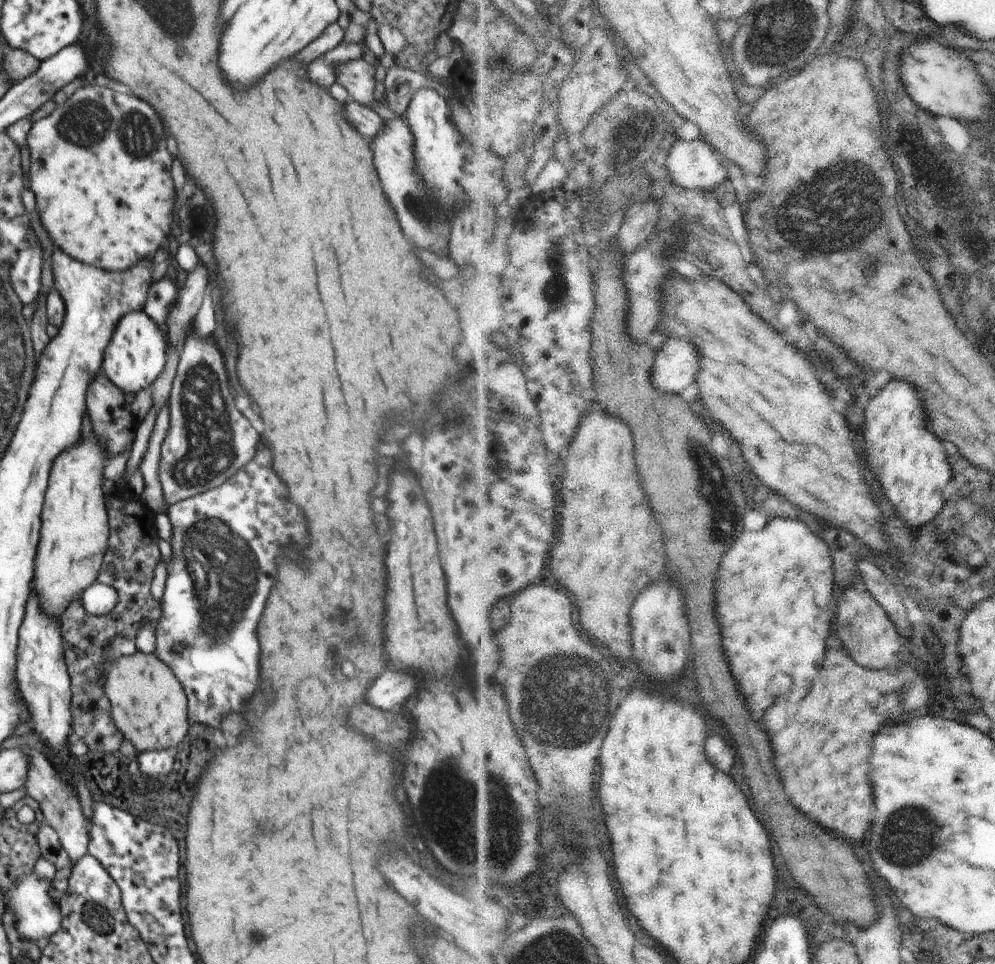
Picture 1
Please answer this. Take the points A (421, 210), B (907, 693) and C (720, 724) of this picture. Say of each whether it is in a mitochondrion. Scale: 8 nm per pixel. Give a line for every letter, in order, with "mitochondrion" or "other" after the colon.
A: mitochondrion
B: mitochondrion
C: other

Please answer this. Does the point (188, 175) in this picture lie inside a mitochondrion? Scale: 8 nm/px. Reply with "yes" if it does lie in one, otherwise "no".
no

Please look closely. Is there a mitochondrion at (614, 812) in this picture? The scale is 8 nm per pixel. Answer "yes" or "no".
no

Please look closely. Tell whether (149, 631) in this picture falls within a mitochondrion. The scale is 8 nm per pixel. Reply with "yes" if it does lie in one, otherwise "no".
no

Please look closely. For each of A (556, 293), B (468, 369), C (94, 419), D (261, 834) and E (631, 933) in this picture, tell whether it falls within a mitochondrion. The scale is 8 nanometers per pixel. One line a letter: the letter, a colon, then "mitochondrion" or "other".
A: mitochondrion
B: other
C: other
D: mitochondrion
E: other

